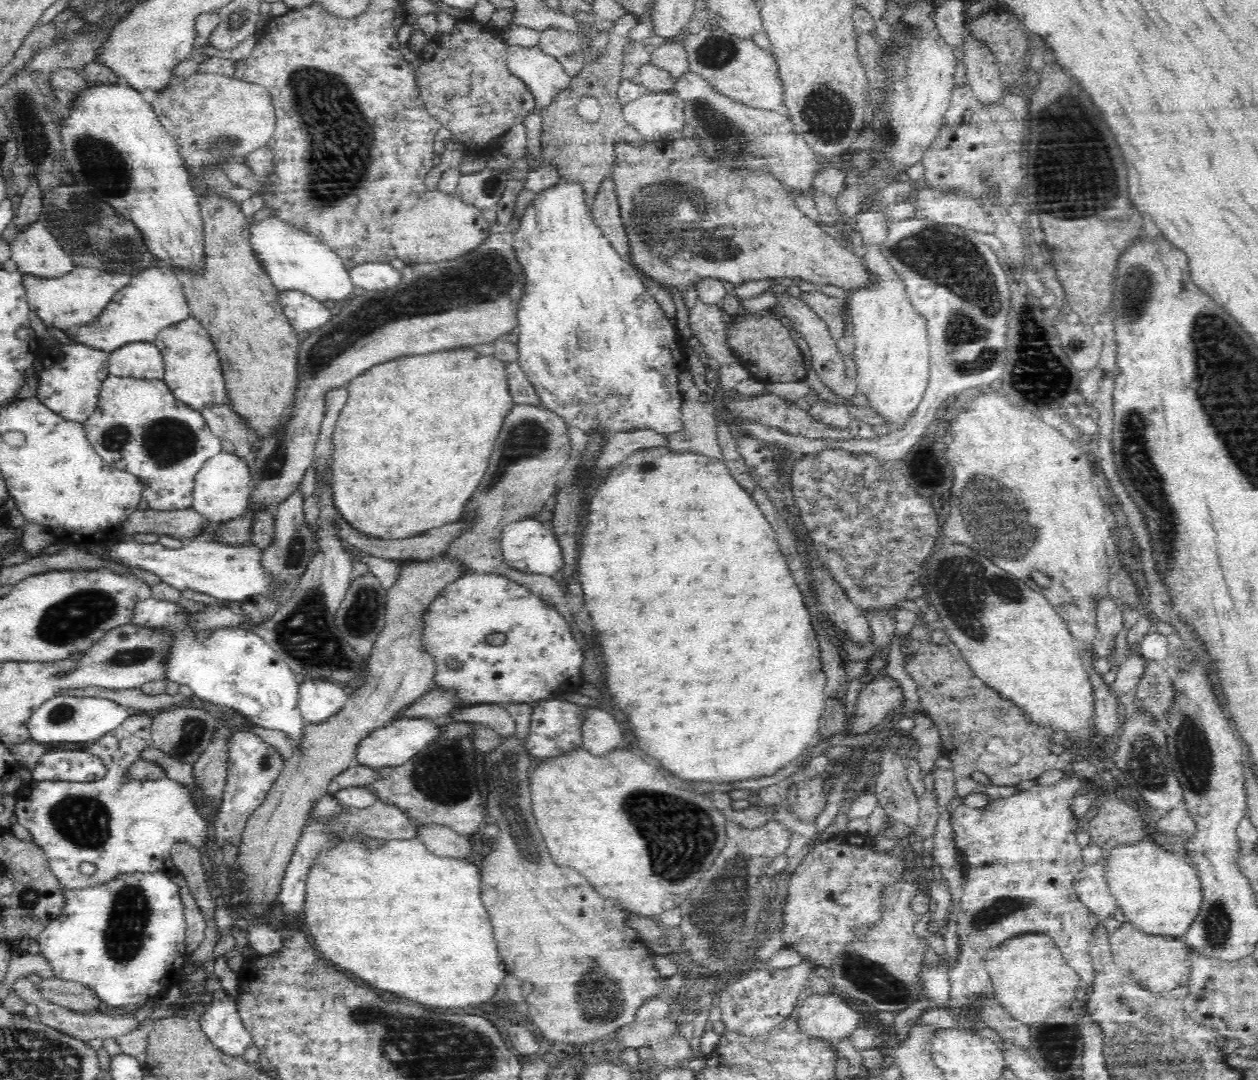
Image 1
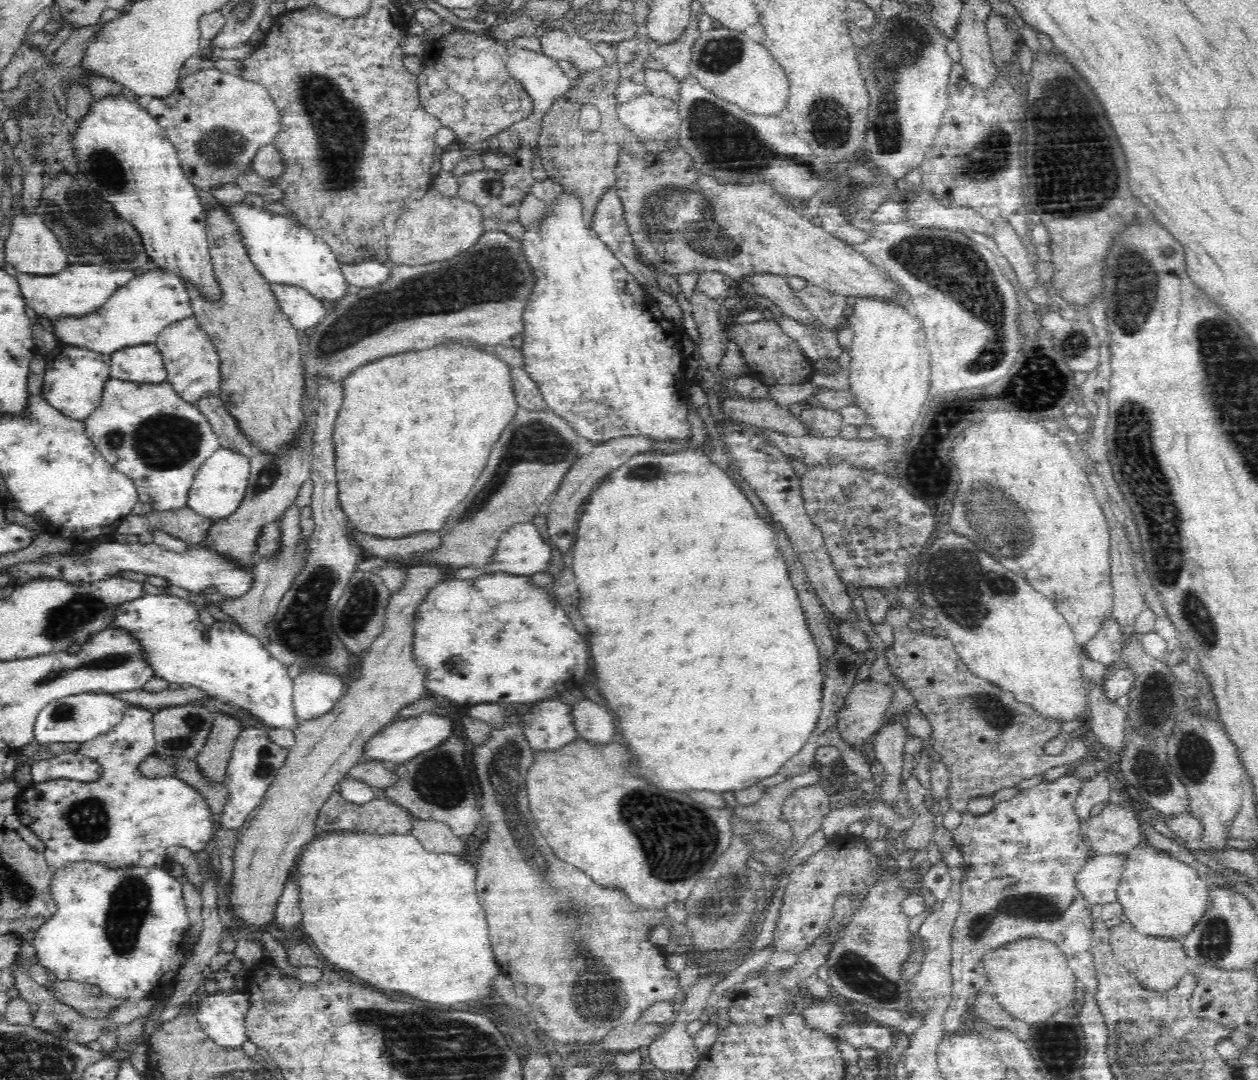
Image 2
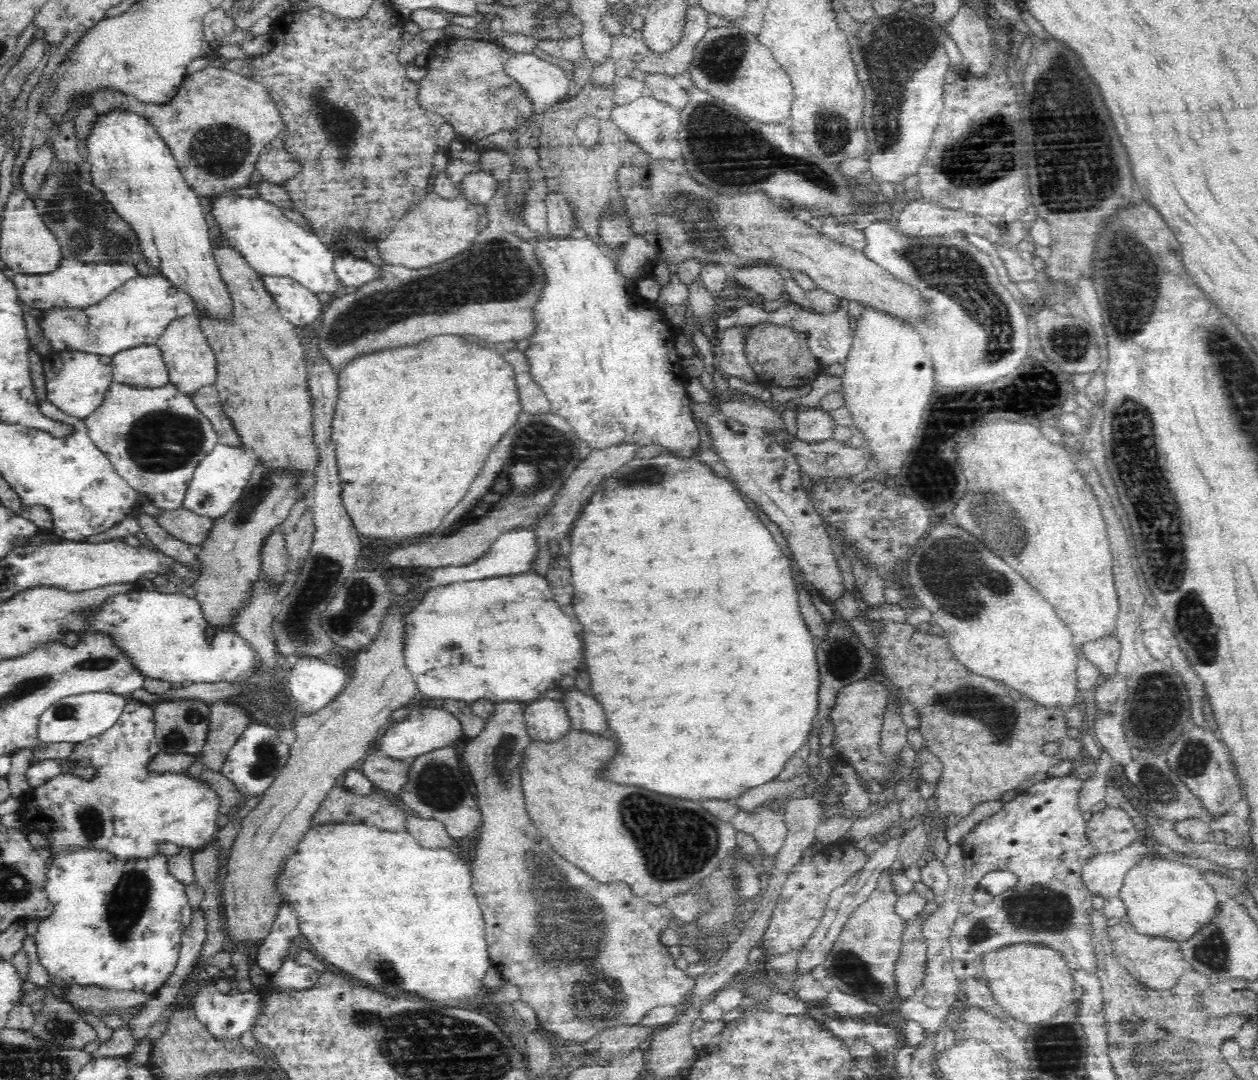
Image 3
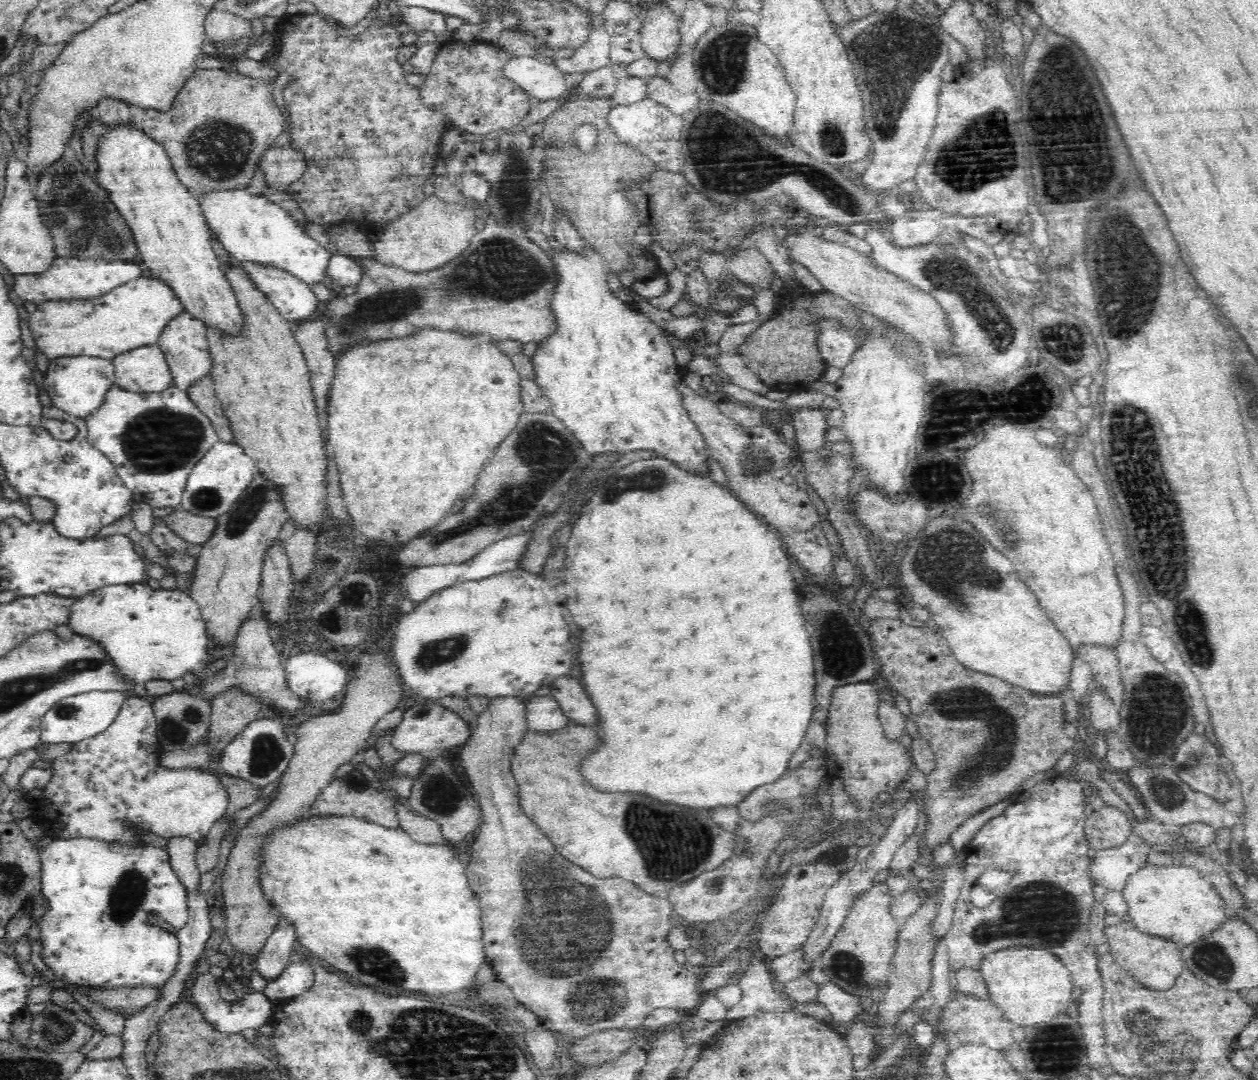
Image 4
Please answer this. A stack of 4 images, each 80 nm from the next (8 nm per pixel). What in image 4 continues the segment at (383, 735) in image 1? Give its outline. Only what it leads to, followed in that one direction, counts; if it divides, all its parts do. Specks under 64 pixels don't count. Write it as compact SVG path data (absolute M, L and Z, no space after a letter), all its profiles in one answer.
M422 701L402 714L401 722L394 730L394 740L392 741L404 754L424 753L431 750L444 752L453 746L466 745L472 733L470 721L466 721L462 715L458 715L457 712L440 703L430 704Z

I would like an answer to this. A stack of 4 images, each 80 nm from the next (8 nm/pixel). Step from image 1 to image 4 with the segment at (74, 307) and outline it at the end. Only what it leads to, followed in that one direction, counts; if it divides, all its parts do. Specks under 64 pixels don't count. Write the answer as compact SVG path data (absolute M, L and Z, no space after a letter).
M56 257L51 260L46 272L38 275L14 275L12 289L22 300L35 304L45 300L85 299L86 297L100 296L116 286L122 286L136 278L142 278L142 270L132 259L104 260L94 257Z

